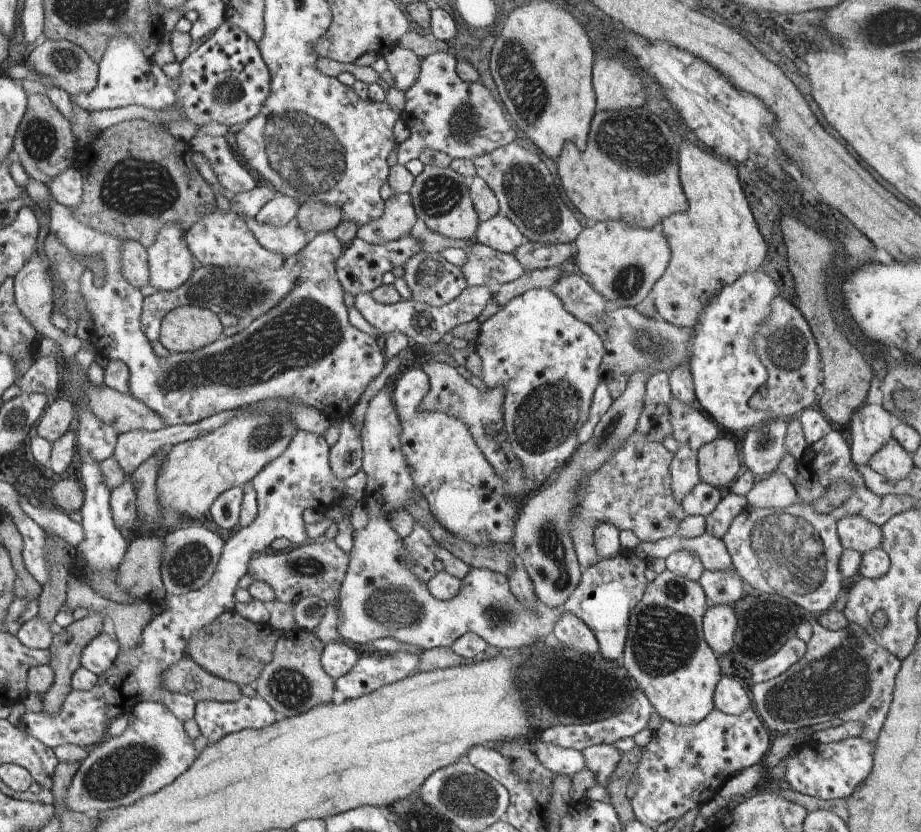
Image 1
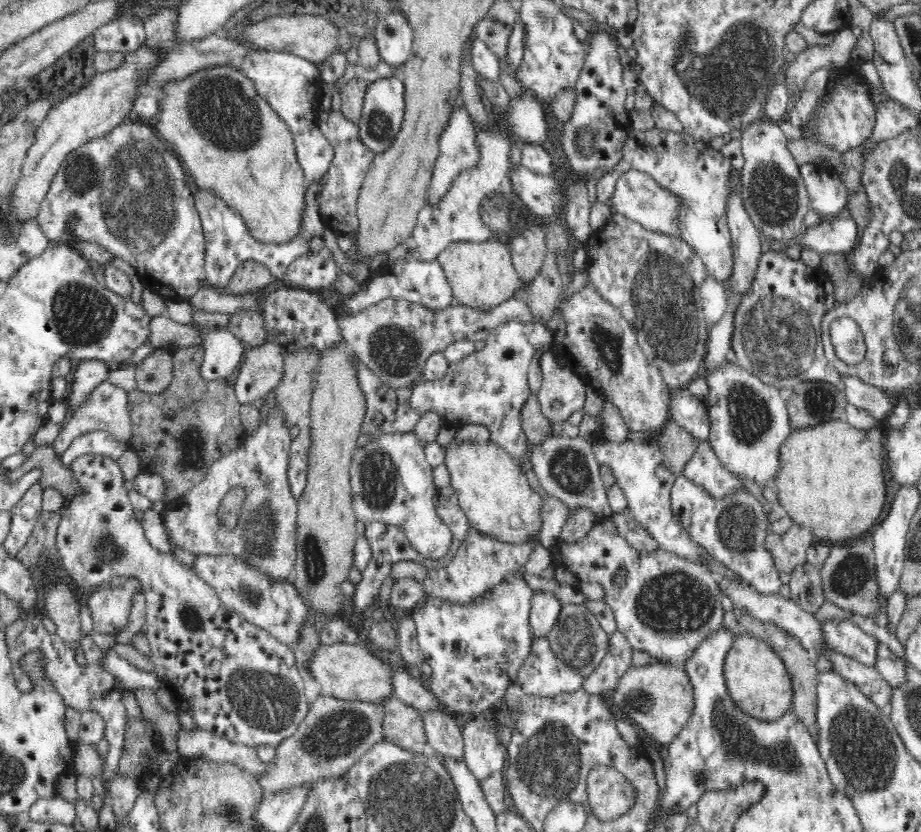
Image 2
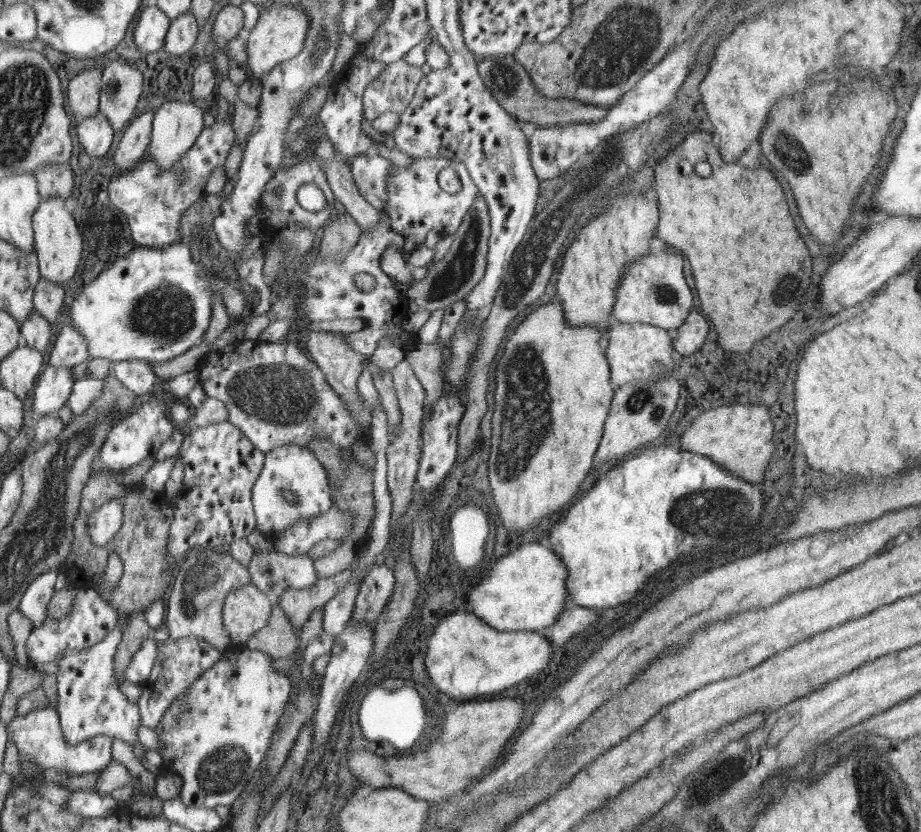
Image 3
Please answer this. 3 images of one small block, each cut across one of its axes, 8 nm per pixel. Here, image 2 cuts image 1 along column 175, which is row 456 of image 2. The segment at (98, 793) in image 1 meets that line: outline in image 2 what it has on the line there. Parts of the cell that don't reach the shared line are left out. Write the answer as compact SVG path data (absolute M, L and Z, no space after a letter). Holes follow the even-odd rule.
M726 364L722 370L712 376L708 381L710 393L708 394L707 413L709 414L709 437L707 441L712 447L713 454L721 466L738 479L753 480L755 484L764 488L766 484L772 484L776 474L780 472L780 448L791 434L788 405L780 397L780 392L771 385L760 381L739 364Z

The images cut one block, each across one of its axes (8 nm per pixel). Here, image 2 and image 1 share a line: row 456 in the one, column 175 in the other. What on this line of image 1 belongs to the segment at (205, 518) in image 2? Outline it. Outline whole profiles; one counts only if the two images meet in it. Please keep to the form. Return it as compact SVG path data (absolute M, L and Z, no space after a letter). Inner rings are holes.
M179 222L166 223L146 249L152 288L171 291L191 277L194 260L185 239L186 232Z

